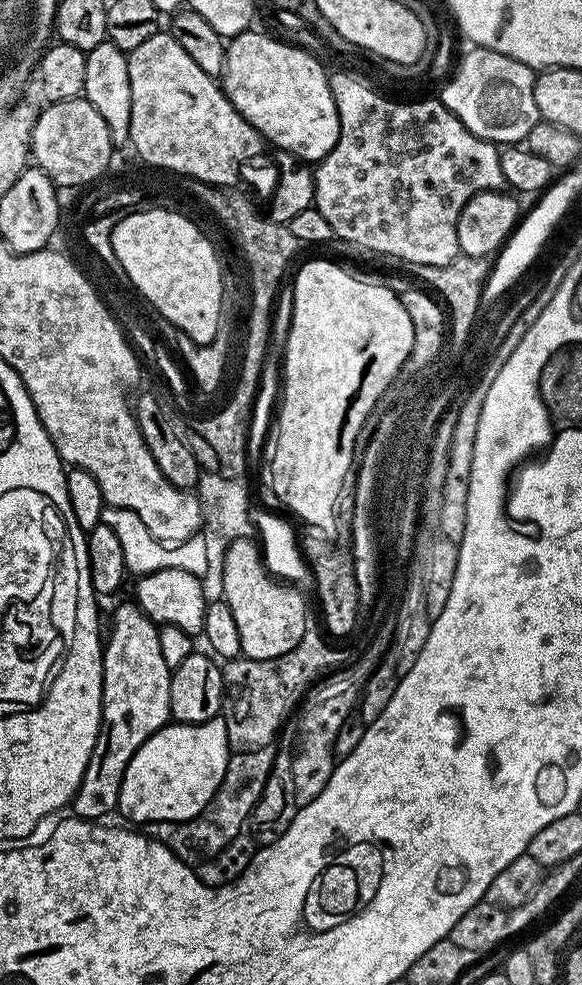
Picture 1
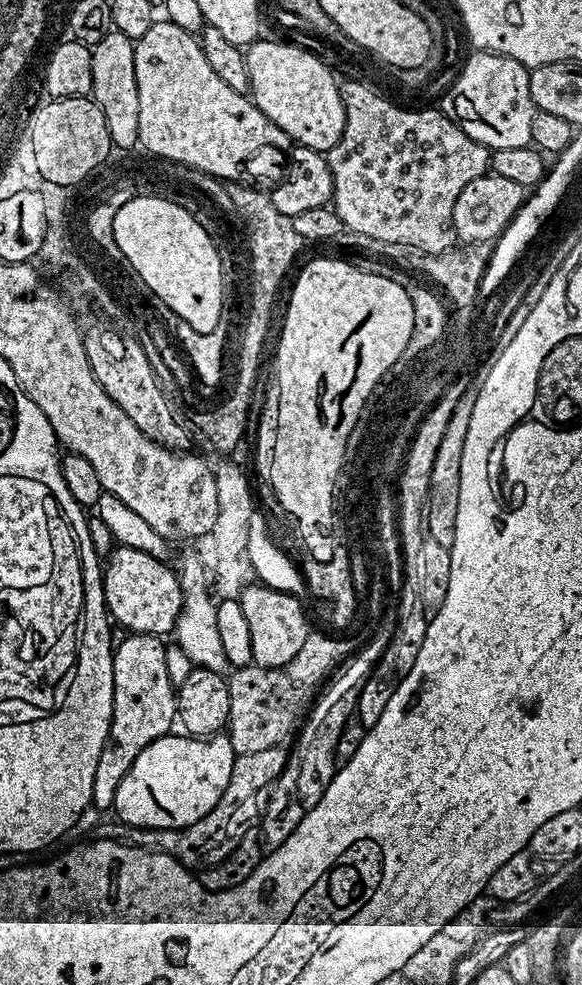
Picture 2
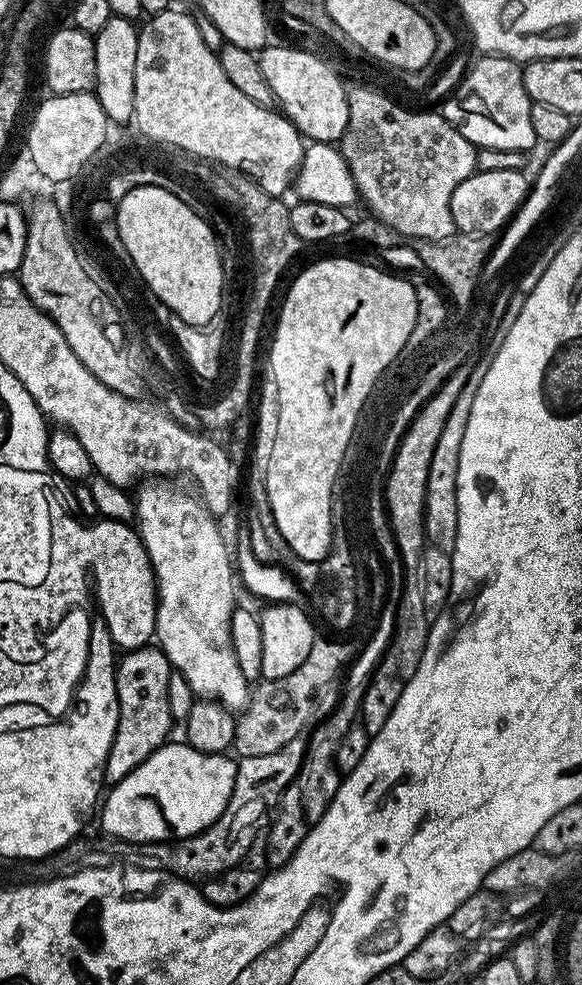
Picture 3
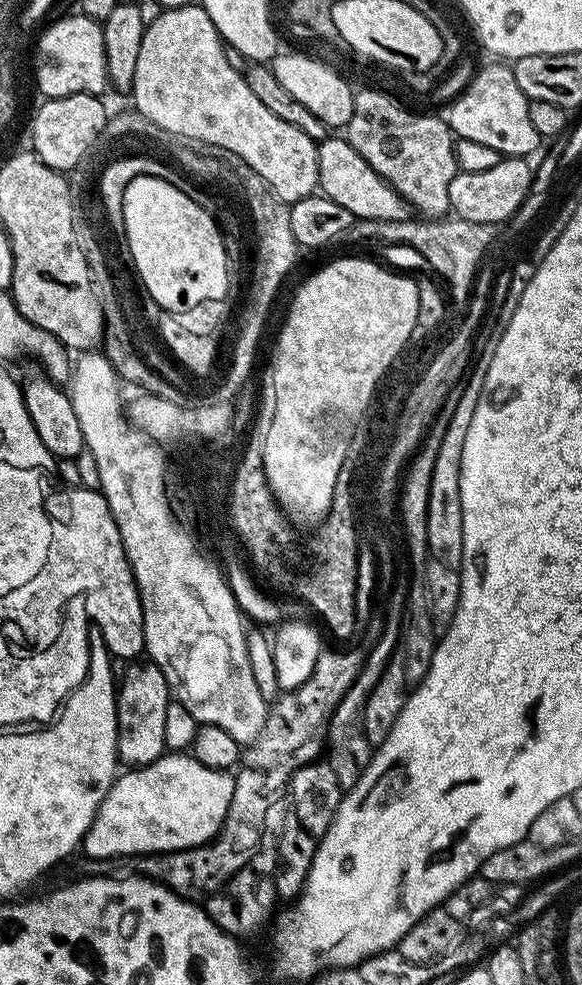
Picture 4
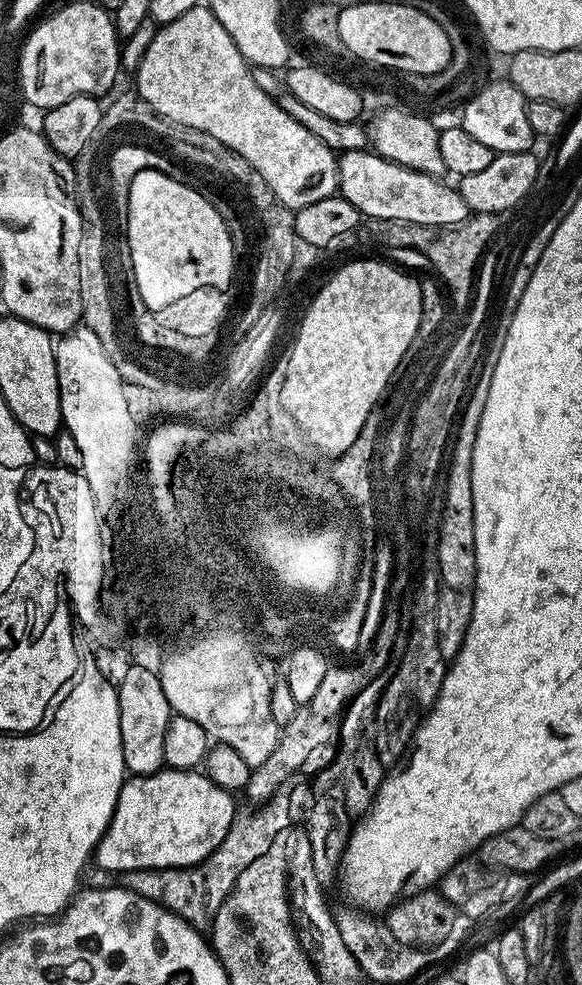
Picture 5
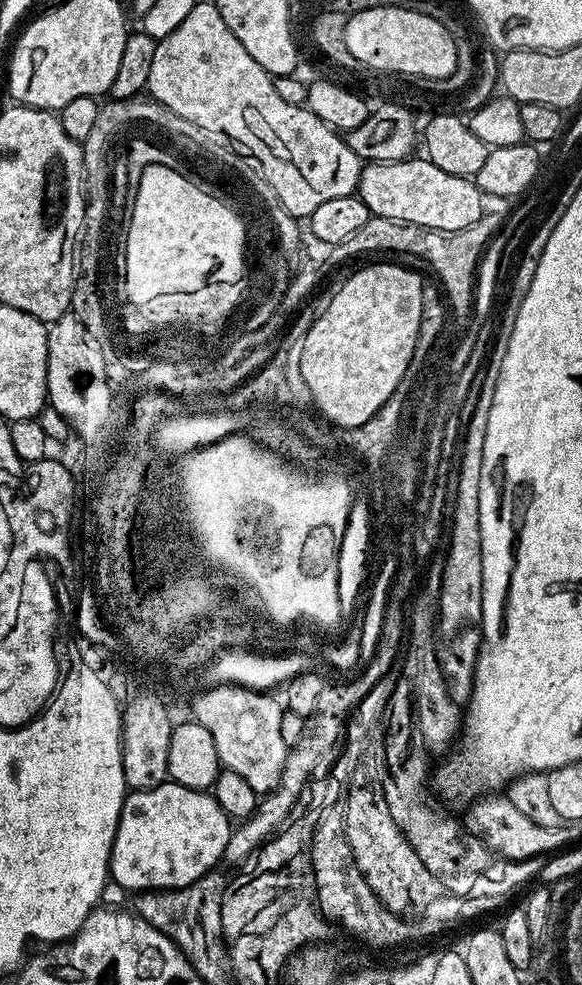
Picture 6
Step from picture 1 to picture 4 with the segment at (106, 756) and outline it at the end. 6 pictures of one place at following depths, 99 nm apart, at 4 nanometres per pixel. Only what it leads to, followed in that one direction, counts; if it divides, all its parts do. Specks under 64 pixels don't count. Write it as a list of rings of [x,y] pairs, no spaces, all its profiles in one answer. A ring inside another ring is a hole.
[[[132,662],[127,665],[124,677],[119,677],[116,694],[116,754],[119,763],[142,768],[165,755],[166,706],[170,703],[168,683],[151,662]]]

